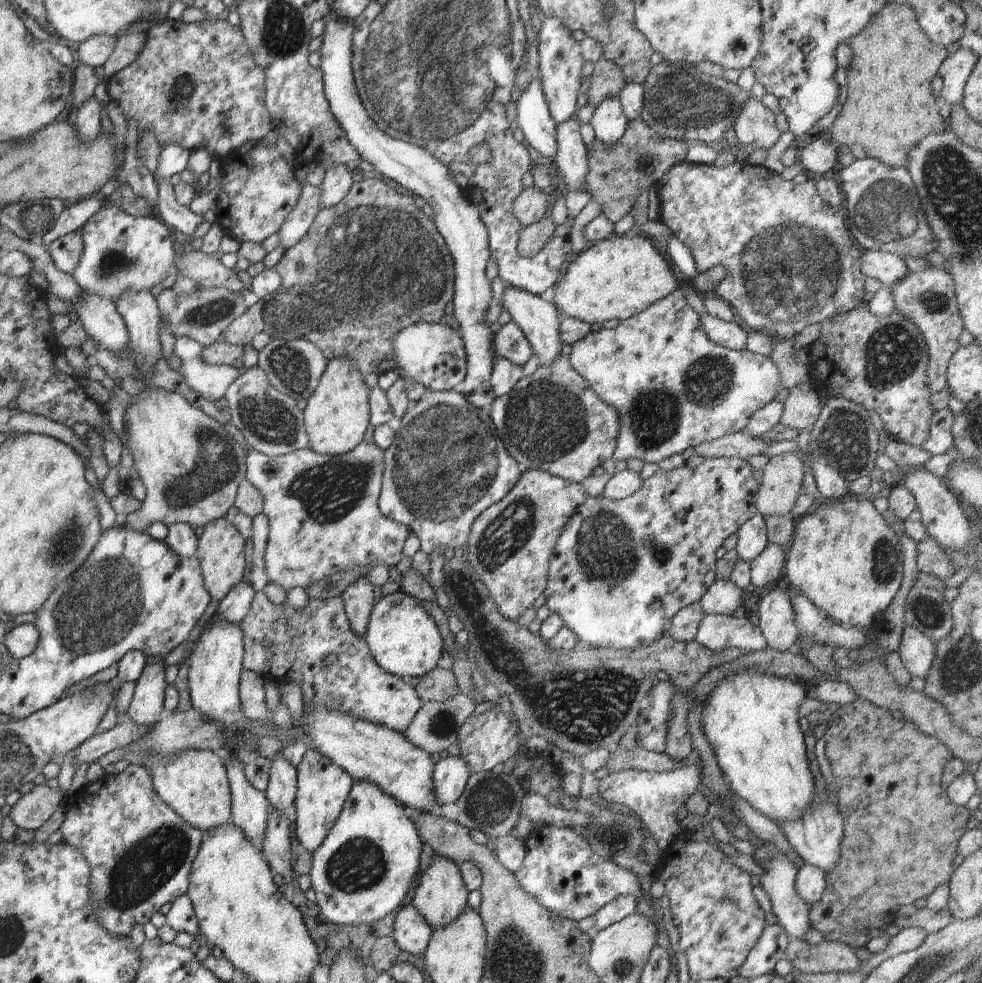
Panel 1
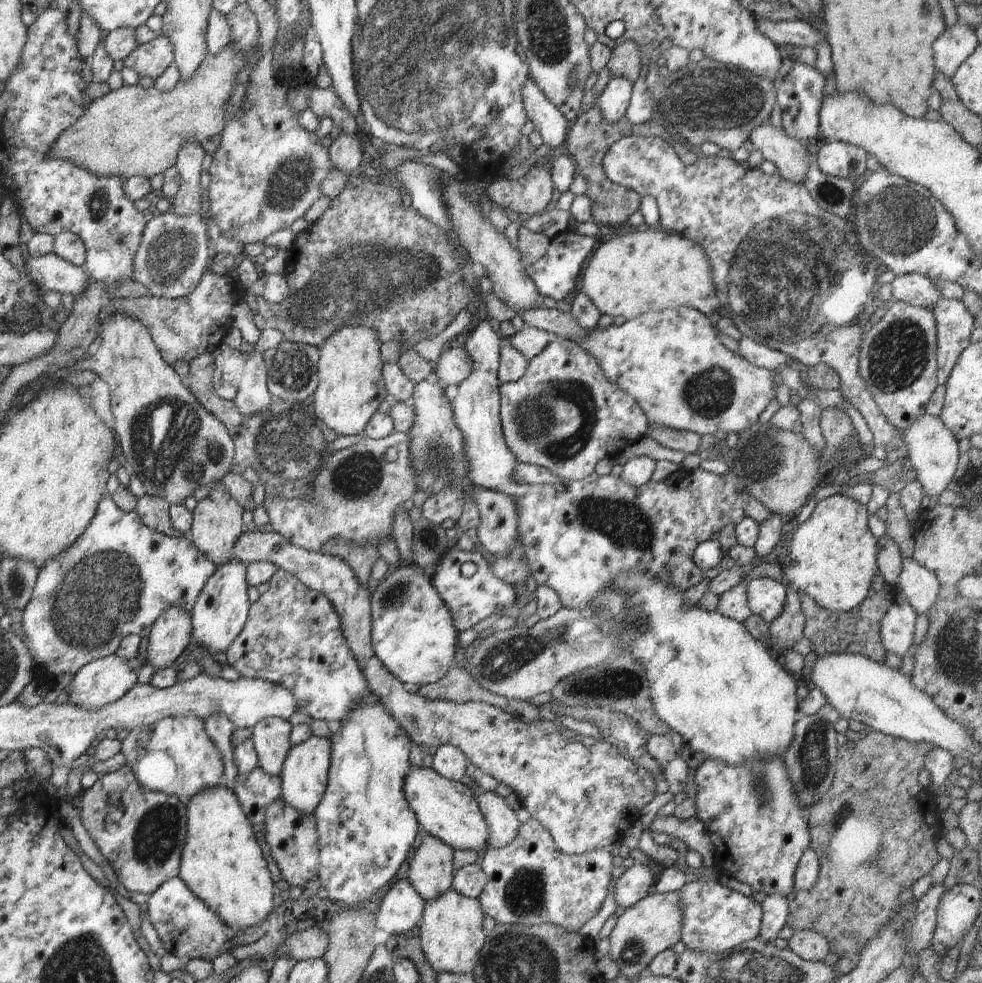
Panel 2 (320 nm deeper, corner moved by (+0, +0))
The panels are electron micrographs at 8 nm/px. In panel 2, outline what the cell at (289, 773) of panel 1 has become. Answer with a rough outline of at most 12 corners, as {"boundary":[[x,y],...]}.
{"boundary":[[268,717],[250,738],[264,772],[279,777],[291,722]]}

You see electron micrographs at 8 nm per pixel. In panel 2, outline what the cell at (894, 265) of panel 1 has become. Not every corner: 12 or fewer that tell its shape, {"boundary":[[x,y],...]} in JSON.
{"boundary":[[920,273],[896,275],[896,301],[932,309],[942,296]]}

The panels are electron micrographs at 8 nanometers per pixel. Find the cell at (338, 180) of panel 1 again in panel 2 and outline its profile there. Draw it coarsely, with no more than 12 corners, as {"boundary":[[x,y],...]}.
{"boundary":[[340,133],[327,148],[334,169],[357,172],[364,155],[356,135]]}

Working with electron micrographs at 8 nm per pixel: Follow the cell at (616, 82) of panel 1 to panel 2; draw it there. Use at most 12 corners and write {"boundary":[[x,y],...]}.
{"boundary":[[637,42],[611,49],[607,67],[611,76],[634,84],[642,73]]}

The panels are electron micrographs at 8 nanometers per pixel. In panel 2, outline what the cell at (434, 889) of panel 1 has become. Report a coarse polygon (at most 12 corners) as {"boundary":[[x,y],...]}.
{"boundary":[[427,834],[408,868],[425,900],[453,881],[454,849]]}

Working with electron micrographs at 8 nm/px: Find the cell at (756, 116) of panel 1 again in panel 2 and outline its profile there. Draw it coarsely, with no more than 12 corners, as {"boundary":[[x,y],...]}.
{"boundary":[[769,122],[749,138],[784,180],[803,182],[811,164],[799,140]]}

